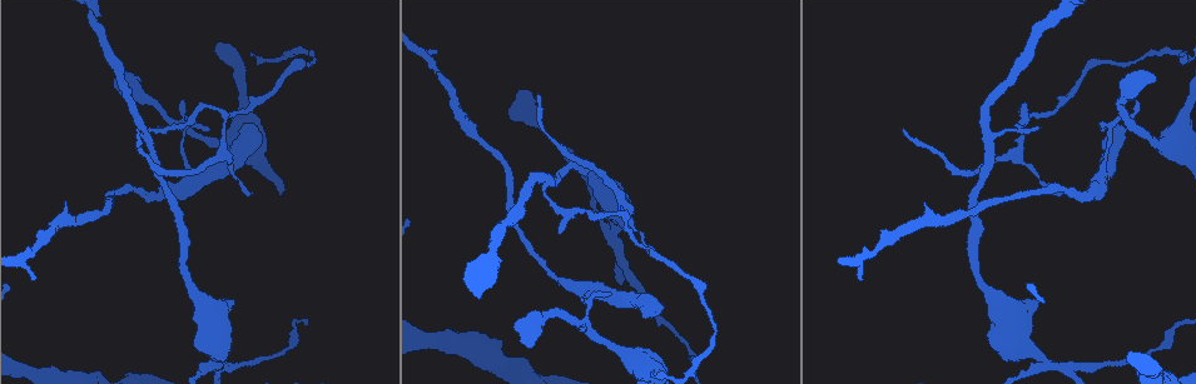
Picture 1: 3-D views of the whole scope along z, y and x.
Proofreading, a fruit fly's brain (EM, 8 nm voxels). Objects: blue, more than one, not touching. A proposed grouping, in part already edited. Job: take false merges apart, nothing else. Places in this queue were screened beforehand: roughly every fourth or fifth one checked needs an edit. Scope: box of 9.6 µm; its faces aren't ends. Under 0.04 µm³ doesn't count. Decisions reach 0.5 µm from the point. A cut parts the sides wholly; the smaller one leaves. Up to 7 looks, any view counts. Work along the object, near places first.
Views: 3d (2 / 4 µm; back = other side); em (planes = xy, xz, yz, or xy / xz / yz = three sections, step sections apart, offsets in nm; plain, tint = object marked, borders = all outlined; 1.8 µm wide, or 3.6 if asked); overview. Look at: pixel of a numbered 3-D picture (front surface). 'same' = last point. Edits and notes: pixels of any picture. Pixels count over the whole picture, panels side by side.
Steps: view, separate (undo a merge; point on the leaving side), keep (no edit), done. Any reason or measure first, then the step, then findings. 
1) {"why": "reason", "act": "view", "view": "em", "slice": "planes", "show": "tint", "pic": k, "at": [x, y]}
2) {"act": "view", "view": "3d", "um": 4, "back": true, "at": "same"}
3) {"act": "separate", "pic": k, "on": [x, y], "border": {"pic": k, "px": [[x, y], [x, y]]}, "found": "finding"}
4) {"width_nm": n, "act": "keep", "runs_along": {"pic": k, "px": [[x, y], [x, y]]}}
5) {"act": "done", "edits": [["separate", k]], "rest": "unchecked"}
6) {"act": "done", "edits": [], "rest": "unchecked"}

{"why": "calibre changes", "act": "view", "view": "3d", "um": 4, "pic": 1, "at": [560, 281]}

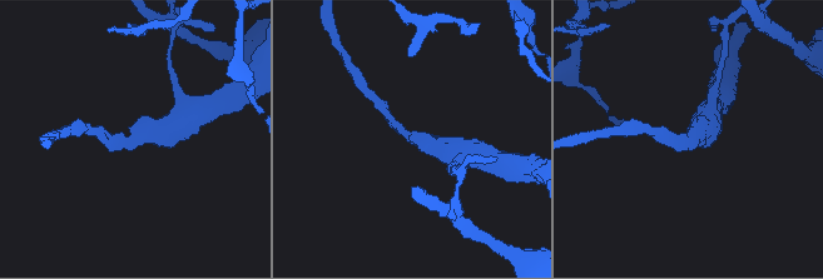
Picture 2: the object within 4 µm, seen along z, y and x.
{"arm_widths_nm": [160, 340], "act": "view", "view": "em", "slice": "planes", "show": "tint", "pic": 2, "at": [690, 140]}

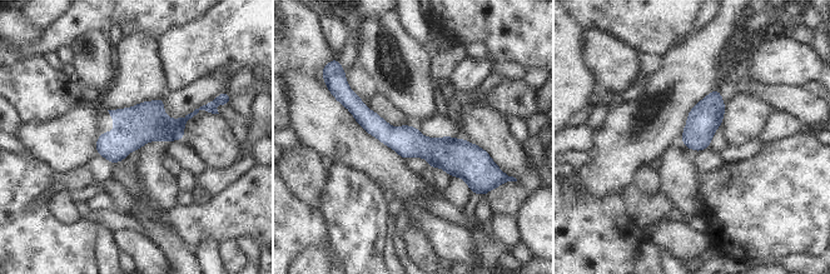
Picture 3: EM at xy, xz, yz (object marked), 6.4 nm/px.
{"width_nm": 190, "act": "keep", "runs_along": {"pic": 3, "px": [[348, 103], [391, 136], [486, 158]]}, "found": "one cell here"}

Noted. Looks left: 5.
{"why": "thick turns thin", "act": "view", "view": "em", "slice": "planes", "show": "borders", "pic": 1, "at": [1042, 360]}

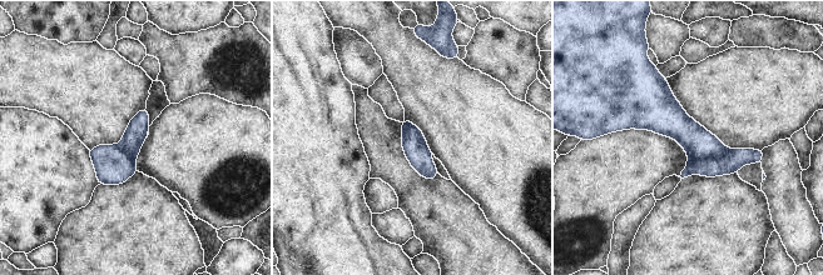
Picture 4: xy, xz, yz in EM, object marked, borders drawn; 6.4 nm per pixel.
{"width_nm": 160, "act": "separate", "pic": 4, "on": [712, 168], "found": "a second cell is stuck on"}

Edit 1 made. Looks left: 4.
{"why": "three arms meet", "act": "view", "view": "3d", "um": 4, "pic": 1, "at": [591, 325]}

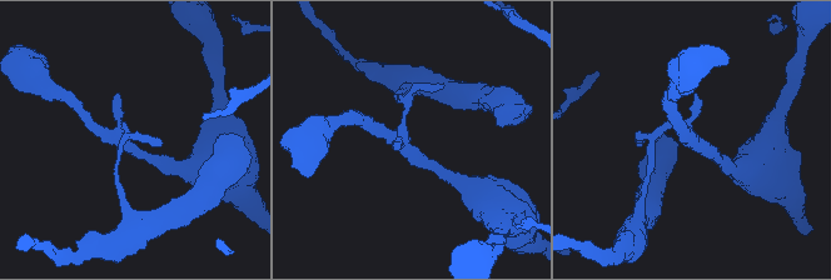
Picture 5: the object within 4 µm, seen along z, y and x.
{"act": "view", "view": "em", "slice": "planes", "show": "tint", "pic": 5, "at": [119, 137]}

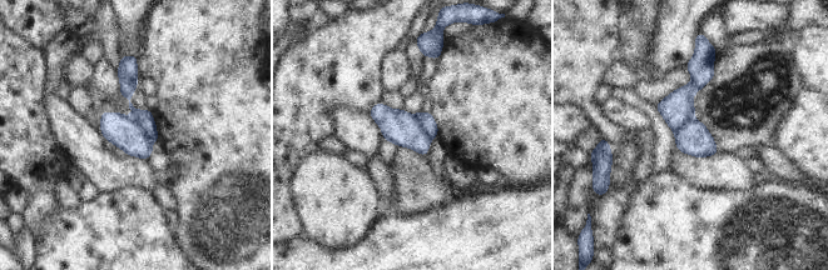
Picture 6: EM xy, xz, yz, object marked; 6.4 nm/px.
{"width_nm": 220, "act": "separate", "pic": 6, "on": [429, 126], "found": "a second cell is stuck on"}

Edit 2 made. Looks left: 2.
{"act": "done", "edits": [["separate", 4], ["separate", 6]], "rest": "unchecked"}

